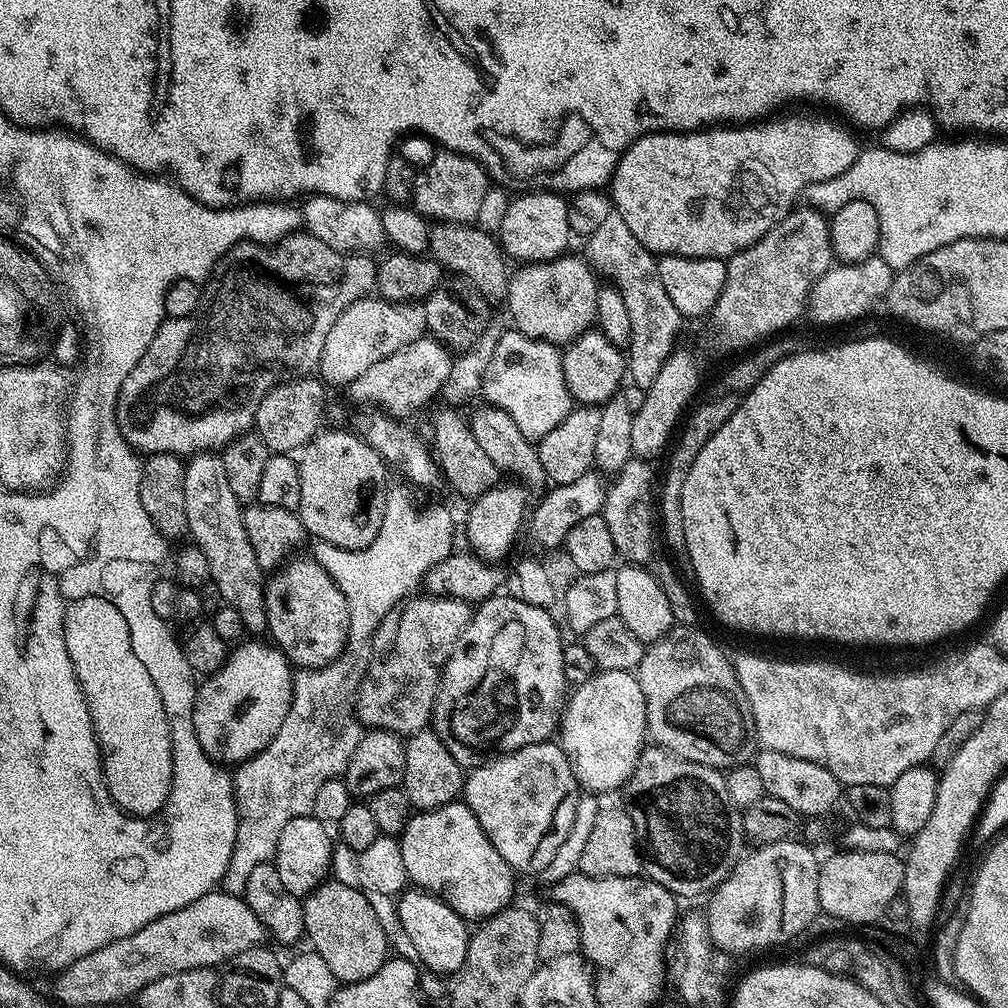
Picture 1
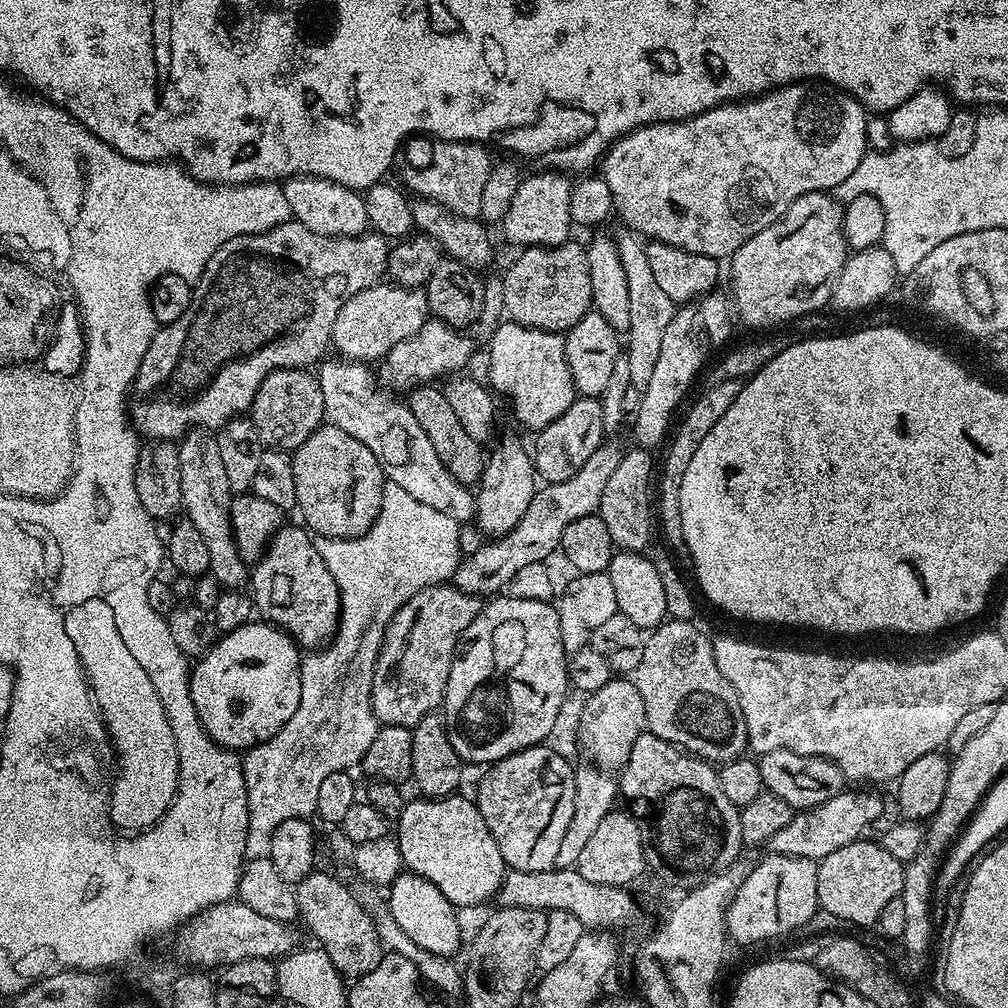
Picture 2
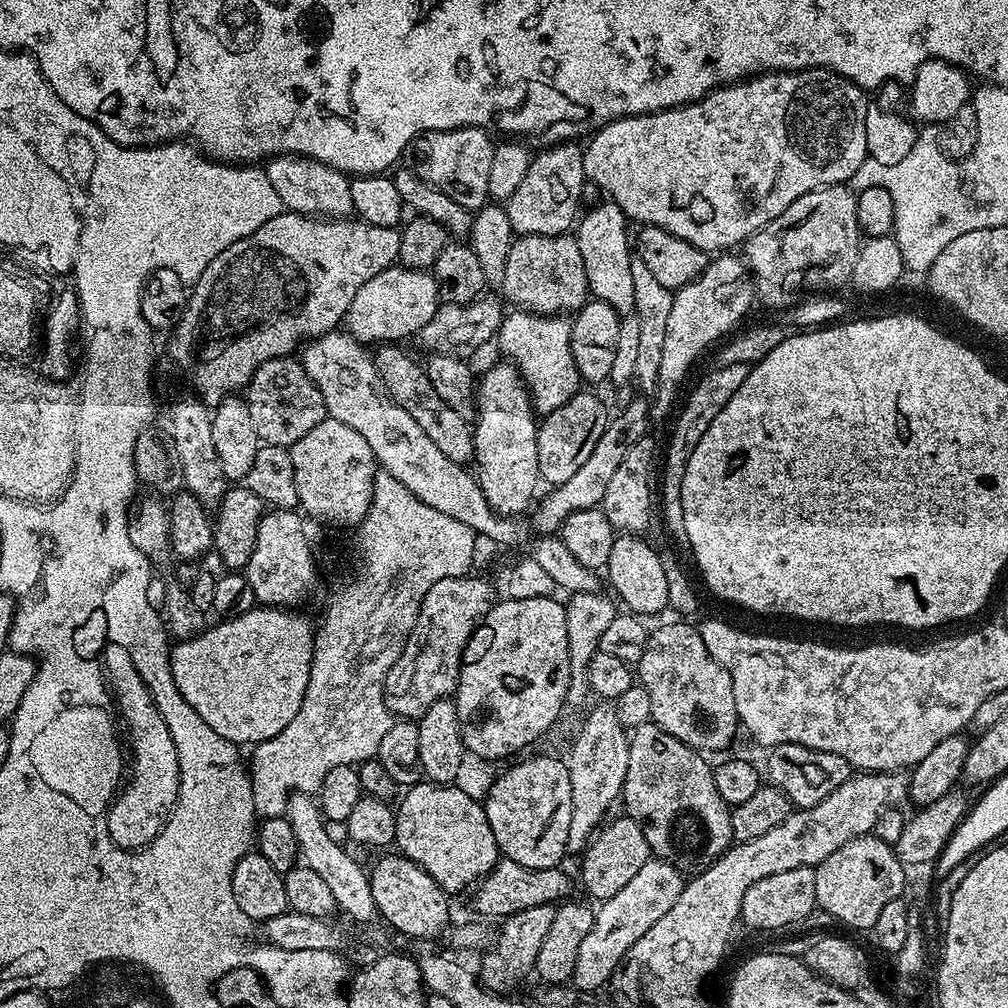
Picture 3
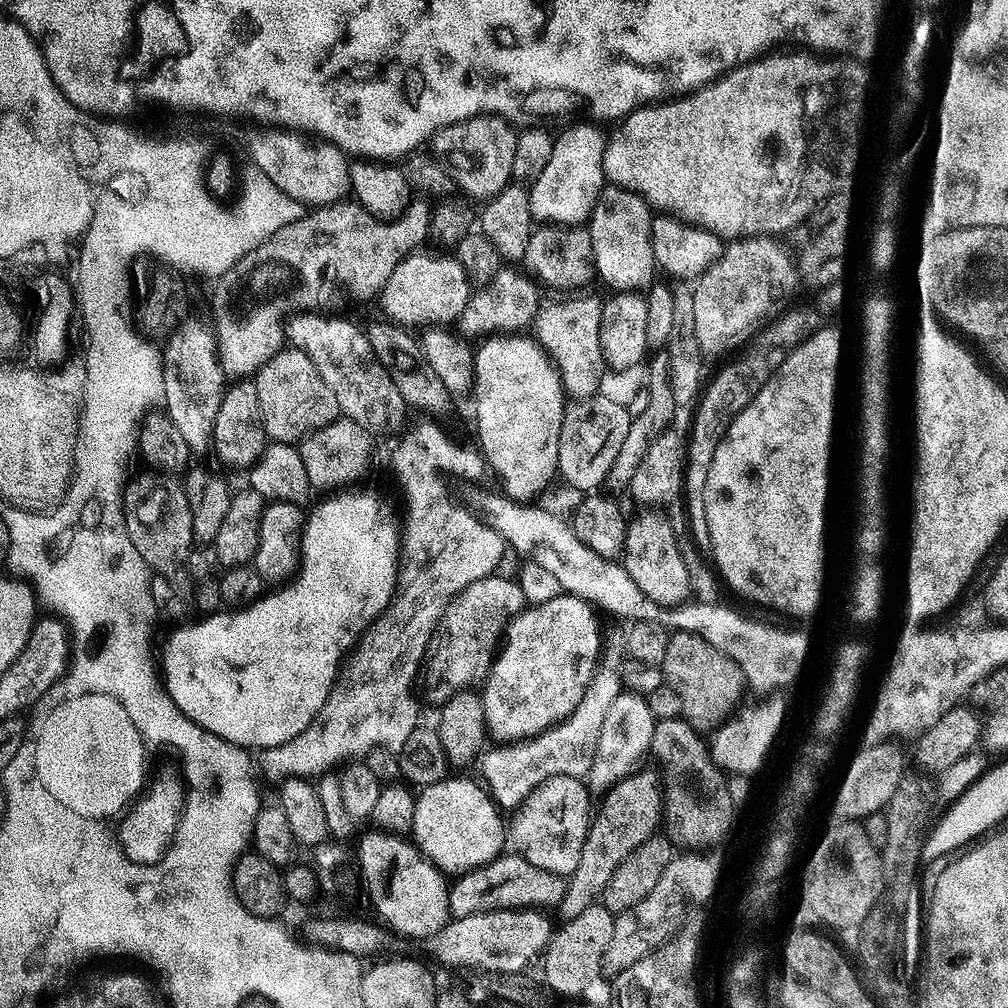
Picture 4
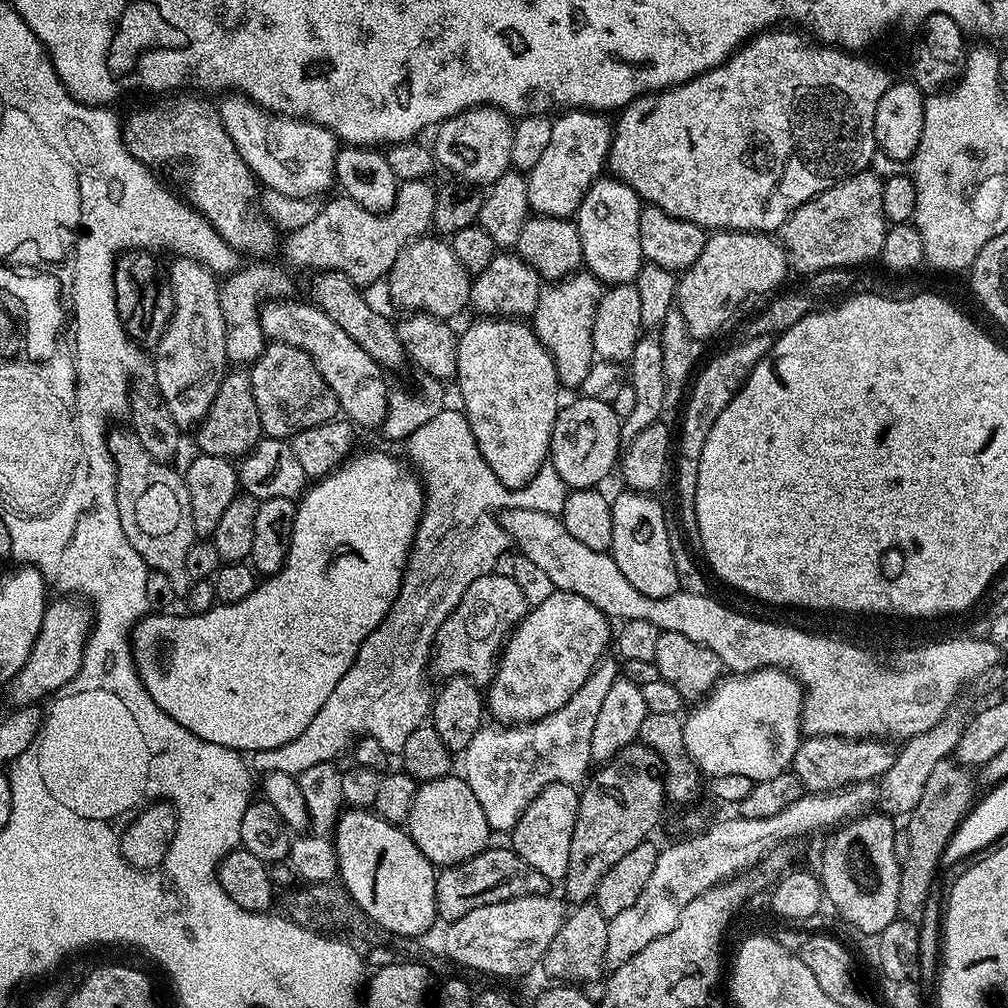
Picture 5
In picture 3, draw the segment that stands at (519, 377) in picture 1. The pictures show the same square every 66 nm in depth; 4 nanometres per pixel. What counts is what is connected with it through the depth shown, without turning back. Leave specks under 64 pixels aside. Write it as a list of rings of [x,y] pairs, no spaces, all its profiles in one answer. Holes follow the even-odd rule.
[[[512,310],[500,323],[500,348],[520,372],[537,413],[558,410],[571,396],[581,391],[582,381],[572,353],[571,334],[571,323],[563,315],[537,316],[534,312]]]

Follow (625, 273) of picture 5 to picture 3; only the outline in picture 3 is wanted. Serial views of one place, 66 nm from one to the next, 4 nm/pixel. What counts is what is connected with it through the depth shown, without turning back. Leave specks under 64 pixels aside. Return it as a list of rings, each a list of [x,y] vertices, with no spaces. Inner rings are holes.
[[[605,202],[597,208],[585,211],[574,228],[578,250],[582,250],[582,262],[586,266],[588,291],[593,297],[609,304],[620,317],[631,317],[636,311],[634,302],[634,244],[628,241],[630,221],[617,204]]]

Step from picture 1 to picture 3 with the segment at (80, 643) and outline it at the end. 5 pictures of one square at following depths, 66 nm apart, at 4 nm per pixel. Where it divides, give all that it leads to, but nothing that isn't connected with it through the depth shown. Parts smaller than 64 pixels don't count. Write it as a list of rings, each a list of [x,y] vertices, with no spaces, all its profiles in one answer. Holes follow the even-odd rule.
[[[109,643],[107,647],[104,658],[102,657],[103,670],[114,693],[115,703],[120,703],[120,712],[128,723],[128,732],[132,735],[132,756],[136,759],[136,769],[133,770],[128,785],[126,780],[107,811],[108,832],[119,848],[139,850],[147,848],[153,838],[164,829],[164,822],[180,797],[178,750],[132,659],[124,649],[114,643]]]

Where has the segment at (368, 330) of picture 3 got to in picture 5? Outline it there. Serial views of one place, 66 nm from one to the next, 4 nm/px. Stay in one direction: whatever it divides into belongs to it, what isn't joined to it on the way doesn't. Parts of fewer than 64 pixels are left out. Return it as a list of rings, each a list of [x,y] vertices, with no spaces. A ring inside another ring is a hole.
[[[425,234],[413,240],[398,254],[394,266],[388,272],[386,285],[392,300],[409,313],[426,312],[430,316],[452,318],[470,304],[472,280],[464,263],[447,239]]]

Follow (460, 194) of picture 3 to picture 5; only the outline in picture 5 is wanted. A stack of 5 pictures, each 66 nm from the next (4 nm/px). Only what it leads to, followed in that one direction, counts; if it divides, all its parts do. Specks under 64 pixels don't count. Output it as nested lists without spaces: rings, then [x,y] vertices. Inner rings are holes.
[[[481,106],[468,108],[449,120],[443,120],[435,129],[436,152],[434,148],[434,160],[437,165],[449,168],[456,176],[469,180],[469,185],[490,186],[502,174],[506,174],[512,168],[510,150],[512,149],[513,117],[503,112],[500,108]]]

